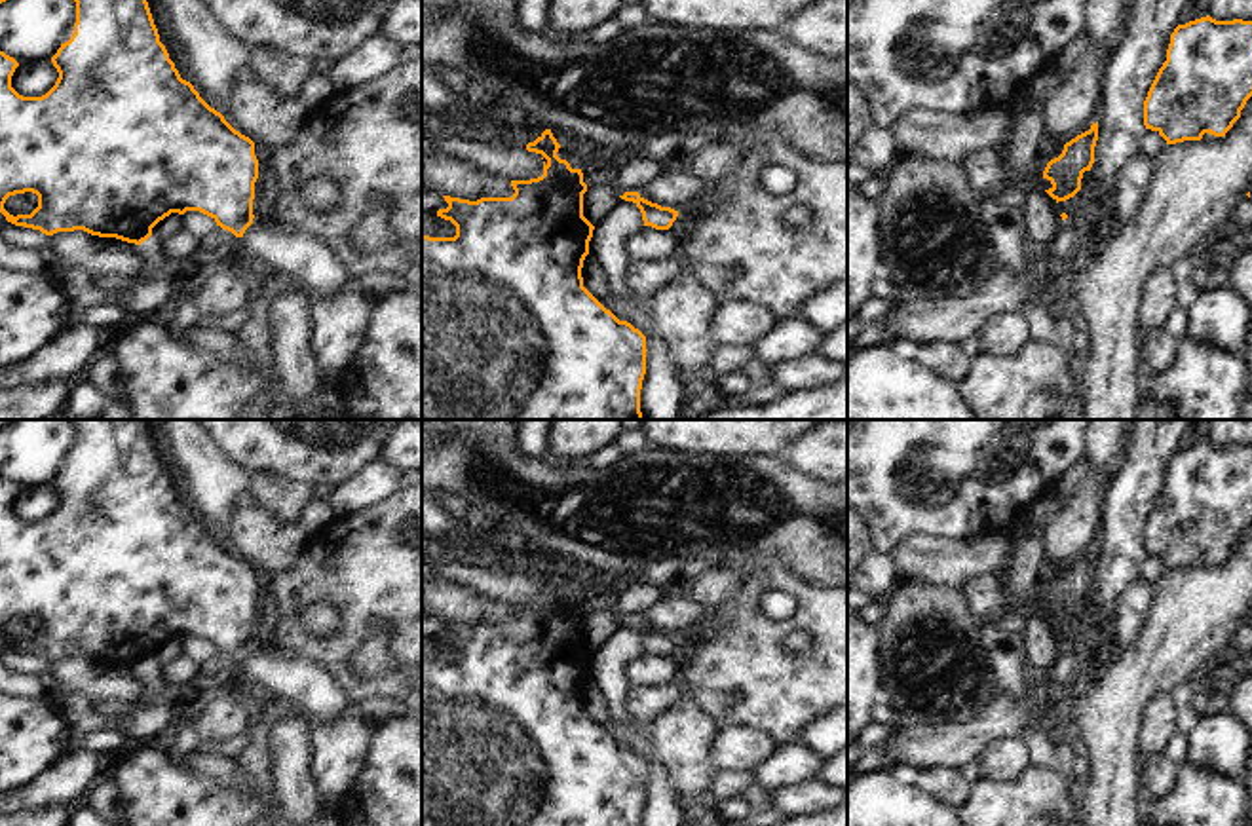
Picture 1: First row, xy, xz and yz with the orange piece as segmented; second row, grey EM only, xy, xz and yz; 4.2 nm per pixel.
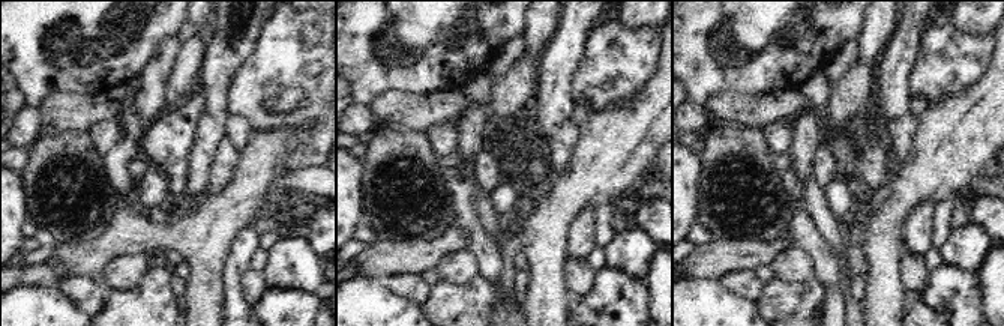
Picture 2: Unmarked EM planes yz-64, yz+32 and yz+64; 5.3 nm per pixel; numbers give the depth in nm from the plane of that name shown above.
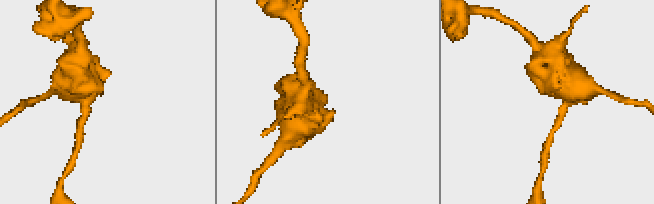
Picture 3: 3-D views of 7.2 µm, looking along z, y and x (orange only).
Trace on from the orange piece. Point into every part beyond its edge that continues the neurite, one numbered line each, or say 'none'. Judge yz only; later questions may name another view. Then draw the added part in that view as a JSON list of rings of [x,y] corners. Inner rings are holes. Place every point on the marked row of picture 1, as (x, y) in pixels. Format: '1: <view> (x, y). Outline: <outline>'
none

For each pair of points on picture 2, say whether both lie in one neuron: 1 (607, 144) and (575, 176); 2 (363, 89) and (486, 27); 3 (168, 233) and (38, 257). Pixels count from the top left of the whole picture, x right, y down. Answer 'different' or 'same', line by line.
1: same
2: same
3: different

